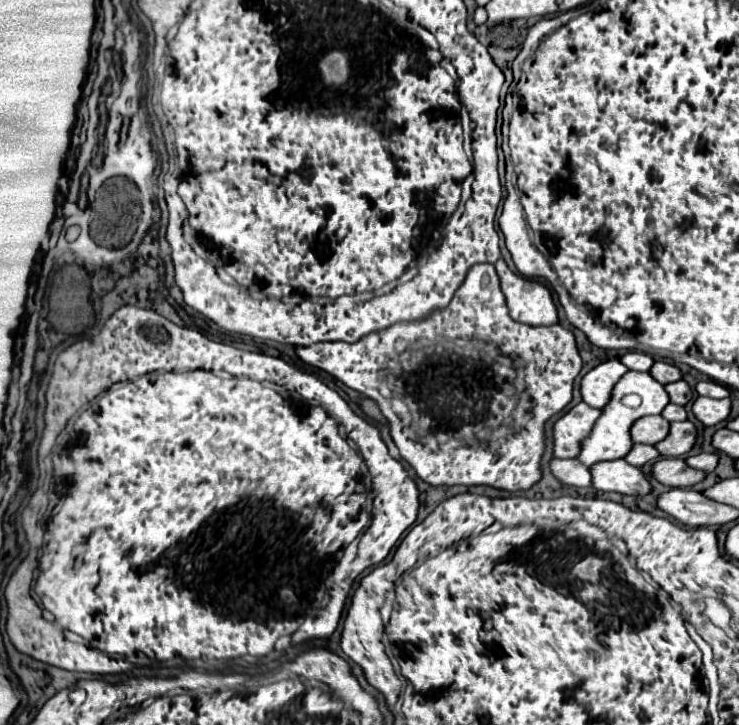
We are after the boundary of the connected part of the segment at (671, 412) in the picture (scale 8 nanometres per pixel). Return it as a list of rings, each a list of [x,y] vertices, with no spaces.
[[[667,404],[667,408],[661,412],[661,416],[669,422],[683,422],[687,420],[687,412],[683,406],[675,406],[675,404]]]

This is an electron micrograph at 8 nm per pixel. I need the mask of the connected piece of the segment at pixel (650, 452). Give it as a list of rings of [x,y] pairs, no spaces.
[[[635,444],[635,448],[631,450],[631,456],[627,456],[627,462],[641,468],[647,462],[655,462],[661,454],[657,452],[655,446],[647,446],[647,444]]]

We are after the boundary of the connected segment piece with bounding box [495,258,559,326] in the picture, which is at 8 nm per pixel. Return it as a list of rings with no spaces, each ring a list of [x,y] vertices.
[[[503,258],[497,260],[495,268],[513,320],[529,326],[553,326],[559,322],[553,294],[545,284],[511,272]]]

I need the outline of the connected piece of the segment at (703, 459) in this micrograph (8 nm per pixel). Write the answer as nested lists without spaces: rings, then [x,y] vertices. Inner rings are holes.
[[[697,454],[697,456],[687,456],[685,462],[691,468],[703,470],[703,472],[713,472],[717,468],[717,464],[719,464],[719,456],[717,454]]]

